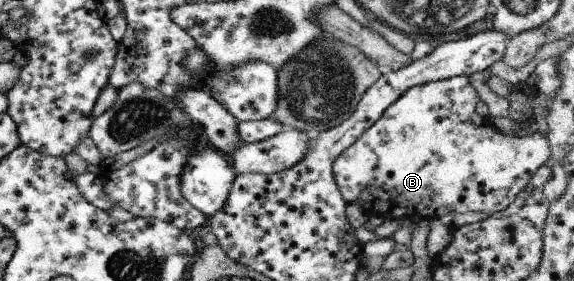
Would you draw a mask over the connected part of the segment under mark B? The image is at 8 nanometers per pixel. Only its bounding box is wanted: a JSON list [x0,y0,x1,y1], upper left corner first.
[332,76,551,220]

